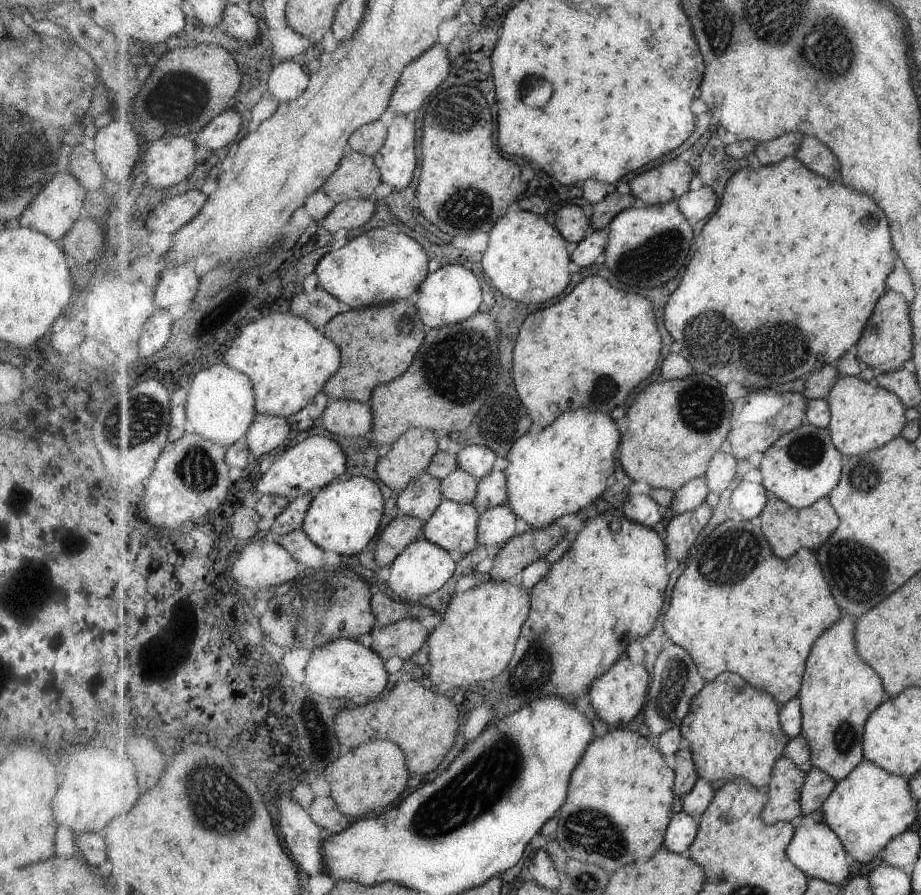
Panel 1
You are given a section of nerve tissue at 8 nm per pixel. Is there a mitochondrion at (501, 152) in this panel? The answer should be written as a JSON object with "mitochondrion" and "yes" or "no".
{"mitochondrion":"no"}

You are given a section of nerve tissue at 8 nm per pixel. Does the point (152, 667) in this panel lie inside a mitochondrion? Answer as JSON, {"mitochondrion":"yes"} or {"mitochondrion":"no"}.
{"mitochondrion":"no"}

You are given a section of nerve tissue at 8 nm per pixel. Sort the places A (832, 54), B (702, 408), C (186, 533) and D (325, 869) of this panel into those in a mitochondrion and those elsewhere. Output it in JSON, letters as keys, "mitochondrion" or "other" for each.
{"A":"mitochondrion","B":"mitochondrion","C":"other","D":"other"}

